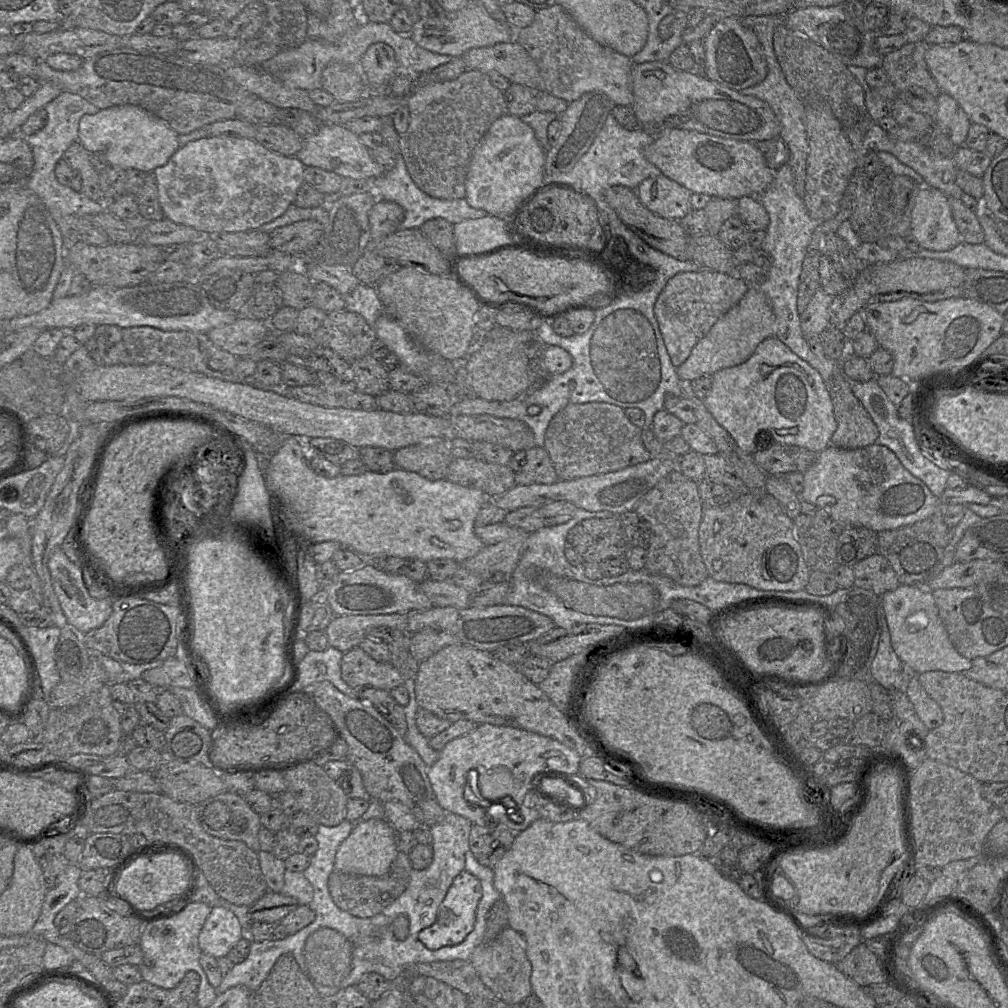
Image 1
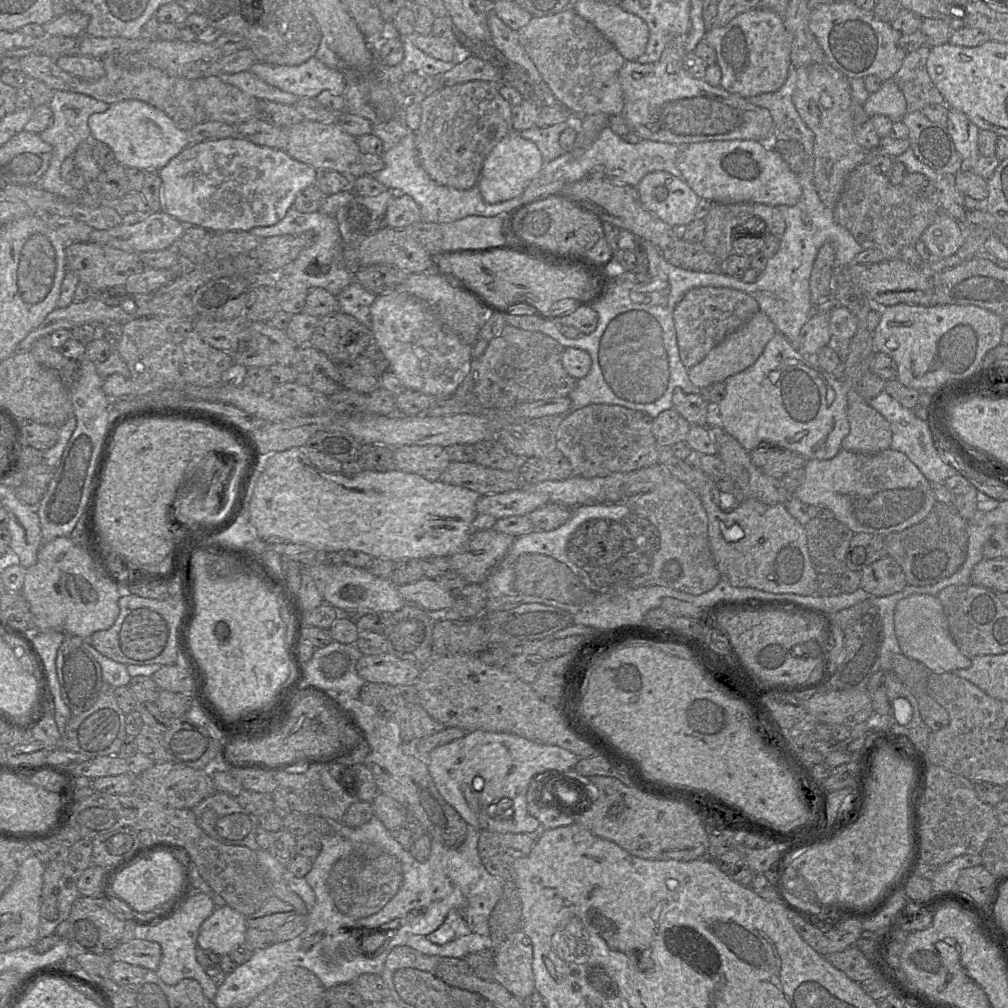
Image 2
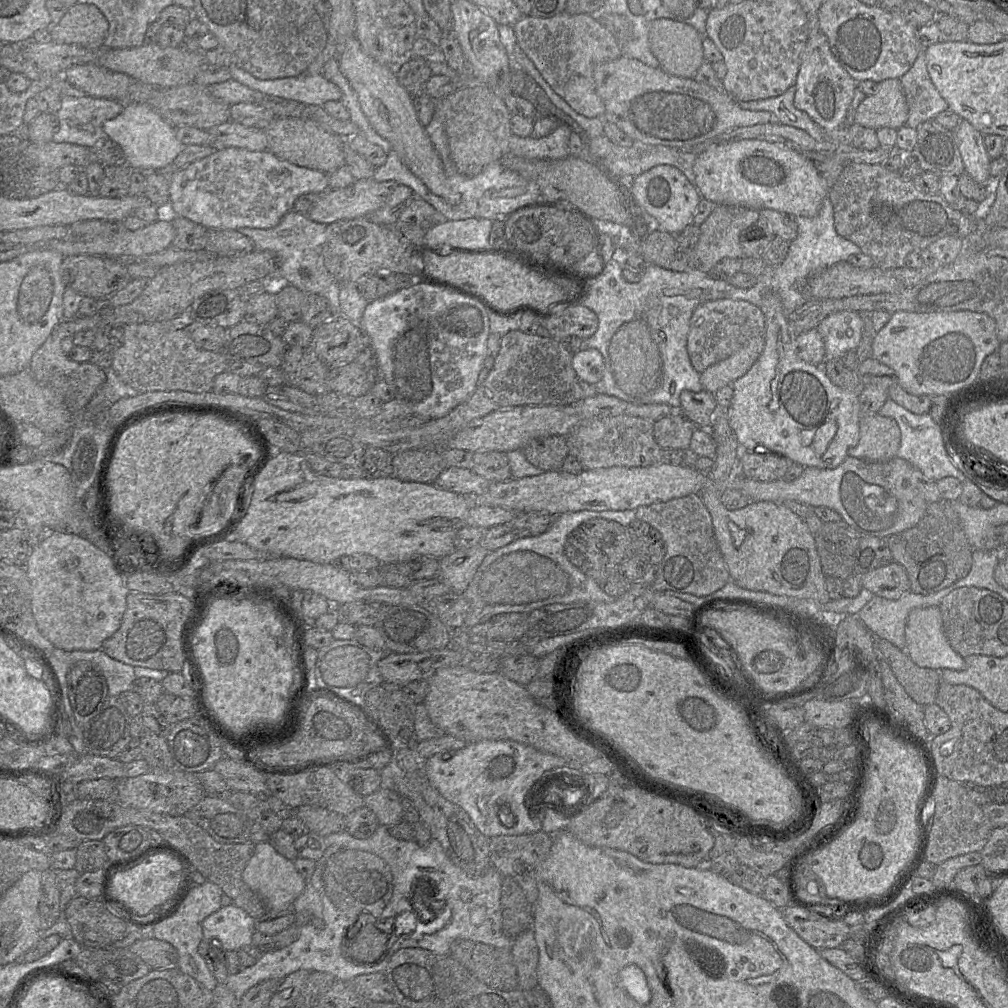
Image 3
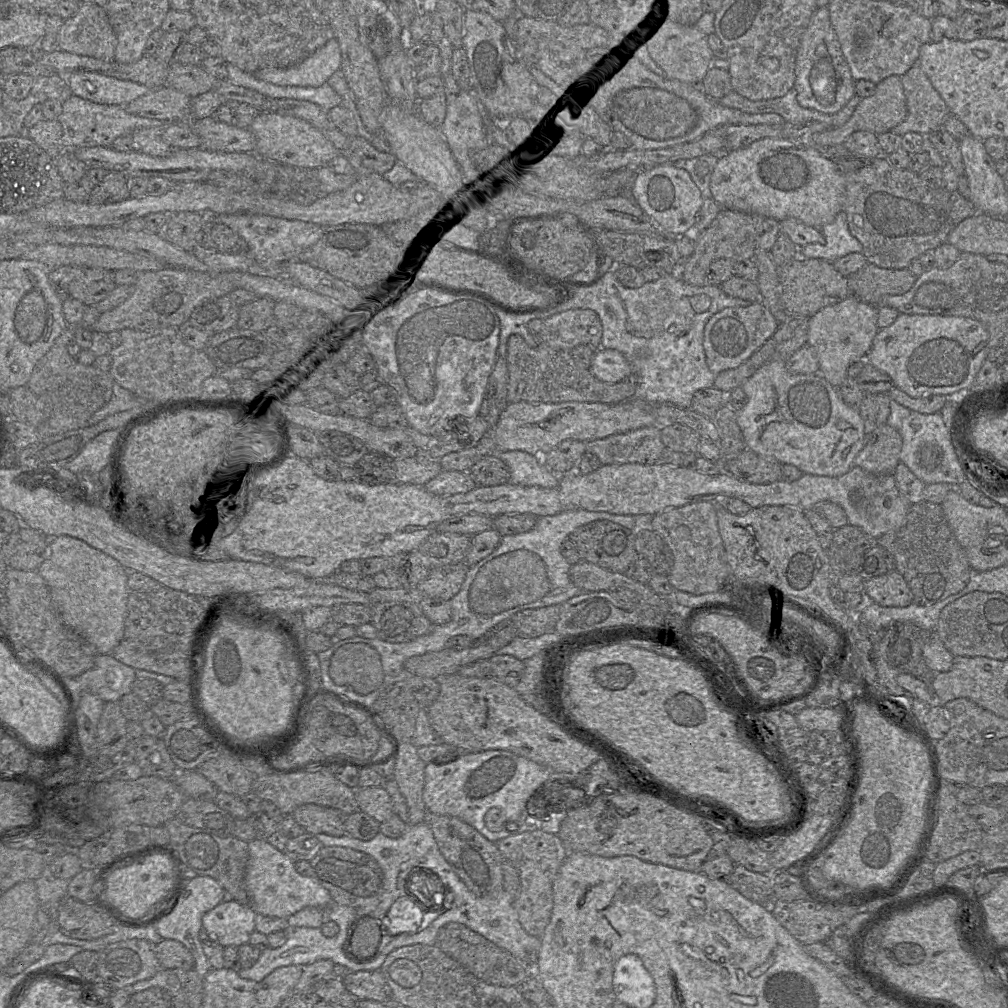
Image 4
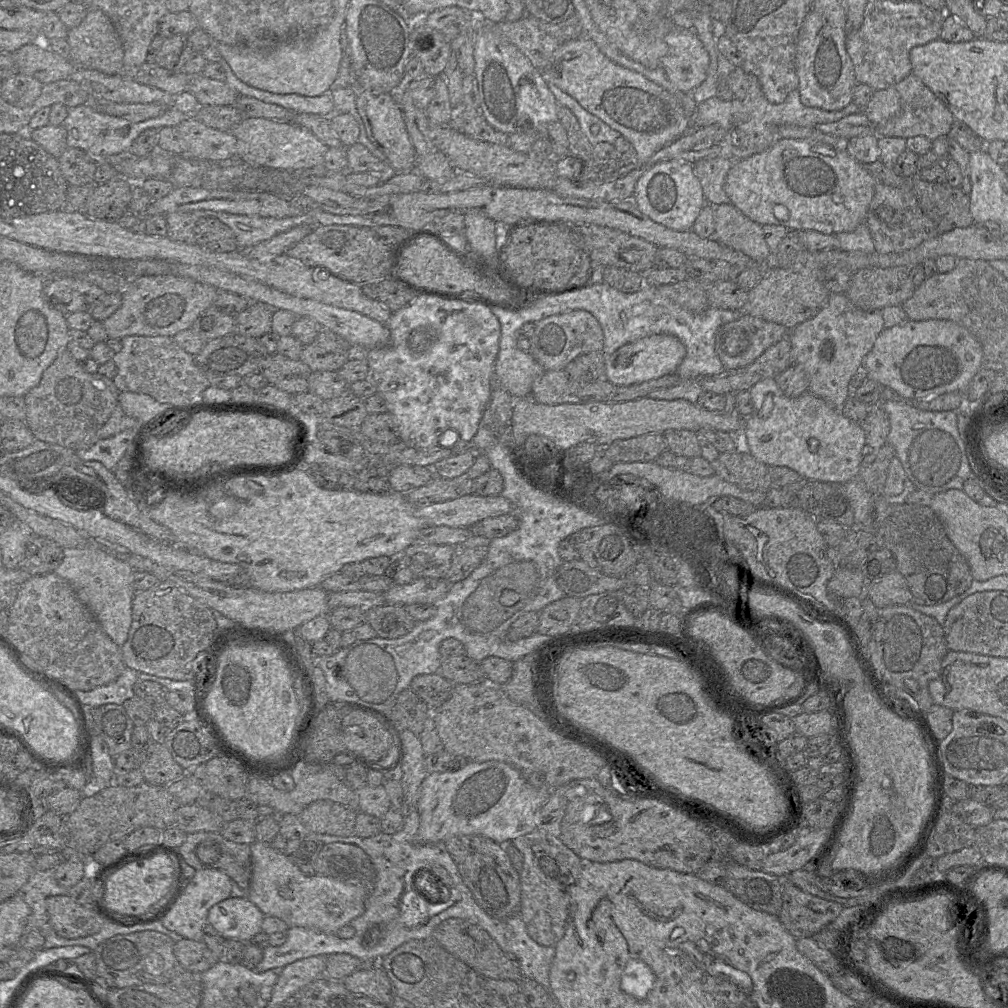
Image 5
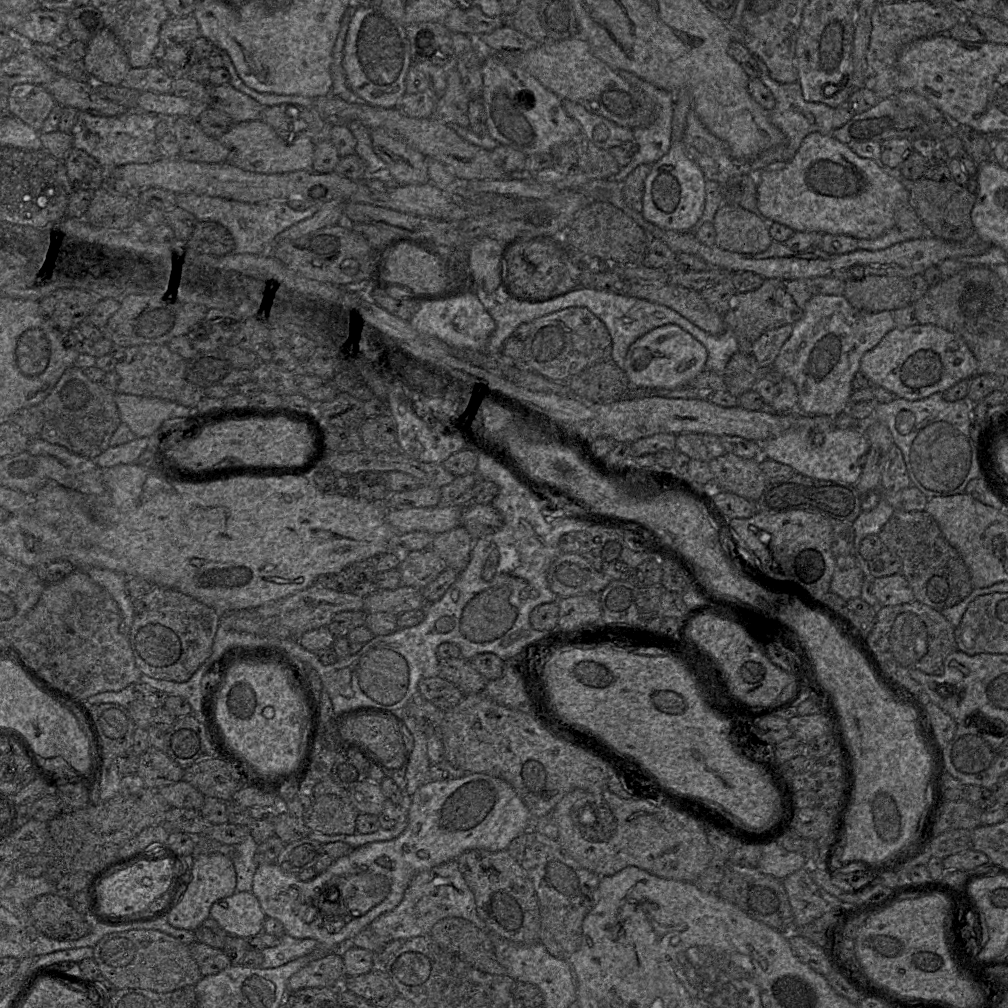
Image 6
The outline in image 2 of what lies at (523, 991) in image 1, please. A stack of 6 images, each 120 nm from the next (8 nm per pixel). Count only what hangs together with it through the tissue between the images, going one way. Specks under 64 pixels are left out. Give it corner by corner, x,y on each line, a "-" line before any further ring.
522,931
513,932
494,950
494,981
523,1000
535,991
533,947

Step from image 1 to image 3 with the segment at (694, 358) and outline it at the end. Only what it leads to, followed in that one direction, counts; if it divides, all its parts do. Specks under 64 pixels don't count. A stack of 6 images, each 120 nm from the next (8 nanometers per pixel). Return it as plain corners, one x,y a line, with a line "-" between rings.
764,336
752,338
728,358
706,368
700,373
703,390
714,393
743,376
759,358
764,345

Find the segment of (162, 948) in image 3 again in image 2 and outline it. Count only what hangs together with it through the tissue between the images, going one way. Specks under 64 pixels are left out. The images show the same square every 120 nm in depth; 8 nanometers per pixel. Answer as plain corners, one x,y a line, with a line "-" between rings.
141,934
116,947
111,952
112,961
122,961
131,965
156,971
161,961
162,950
158,943
146,940

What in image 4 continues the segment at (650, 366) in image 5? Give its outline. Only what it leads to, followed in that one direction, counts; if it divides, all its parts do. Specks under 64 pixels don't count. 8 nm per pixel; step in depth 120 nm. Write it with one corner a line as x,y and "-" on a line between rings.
596,349
589,371
600,381
607,383
617,383
632,377
630,362
614,349

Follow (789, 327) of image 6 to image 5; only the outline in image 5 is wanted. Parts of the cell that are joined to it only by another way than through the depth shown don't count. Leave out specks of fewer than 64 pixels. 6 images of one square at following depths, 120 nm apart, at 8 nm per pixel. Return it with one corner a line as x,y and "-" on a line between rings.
741,313
737,320
723,325
718,330
715,350
725,369
736,369
754,362
765,350
788,334
789,330
783,325

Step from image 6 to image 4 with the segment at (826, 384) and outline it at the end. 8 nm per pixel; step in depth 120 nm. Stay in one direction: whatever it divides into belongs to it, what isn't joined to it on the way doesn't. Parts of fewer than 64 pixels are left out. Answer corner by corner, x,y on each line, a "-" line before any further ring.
851,295
809,317
807,344
818,353
818,373
835,388
848,376
847,368
851,363
866,359
873,338
879,330
877,317
877,306
864,303

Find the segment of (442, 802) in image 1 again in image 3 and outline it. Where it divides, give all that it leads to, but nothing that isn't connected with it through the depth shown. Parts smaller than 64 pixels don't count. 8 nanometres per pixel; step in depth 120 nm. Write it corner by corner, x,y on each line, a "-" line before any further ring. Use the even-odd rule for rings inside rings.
481,740
478,742
472,742
466,744
463,748
458,749
454,752
446,752
445,754
435,754
427,760
423,760
423,770
430,784
448,801
456,804
460,808
462,808
467,815
470,817
476,828
486,837
497,837
497,836
505,836
505,835
521,835
526,833
533,833
541,831
541,822
538,818
532,816
529,812
529,794
531,792
531,788
533,785
542,777
545,772
548,772
552,769
563,767
567,765
567,761
560,756
545,753
539,751
532,746
519,743
512,740
-
499,805
508,805
508,808
515,815
515,823
511,827
506,827
501,825
497,817
497,808

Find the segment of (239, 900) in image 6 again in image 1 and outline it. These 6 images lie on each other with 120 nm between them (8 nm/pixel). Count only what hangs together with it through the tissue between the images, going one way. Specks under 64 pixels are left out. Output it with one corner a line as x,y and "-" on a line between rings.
221,905
211,907
198,937
198,944
203,954
216,959
225,957
245,935
237,916

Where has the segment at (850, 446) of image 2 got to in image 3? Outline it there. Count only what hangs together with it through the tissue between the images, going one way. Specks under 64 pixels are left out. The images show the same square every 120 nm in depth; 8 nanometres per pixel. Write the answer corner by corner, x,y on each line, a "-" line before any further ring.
860,409
859,440
848,455
867,461
886,461
897,455
901,433
897,422
879,413
862,415

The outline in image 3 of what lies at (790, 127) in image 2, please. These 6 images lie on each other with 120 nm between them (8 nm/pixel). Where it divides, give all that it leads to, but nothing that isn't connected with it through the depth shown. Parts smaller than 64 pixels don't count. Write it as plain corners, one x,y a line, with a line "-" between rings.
794,85
778,97
737,103
744,110
768,111
776,117
778,123
804,130
816,141
825,141
821,127
794,106
795,92

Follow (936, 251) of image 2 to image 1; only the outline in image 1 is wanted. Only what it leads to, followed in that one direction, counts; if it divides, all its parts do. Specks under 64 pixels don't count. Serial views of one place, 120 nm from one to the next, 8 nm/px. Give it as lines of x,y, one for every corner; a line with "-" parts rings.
921,186
910,215
910,232
921,249
947,251
961,242
949,198
938,189

